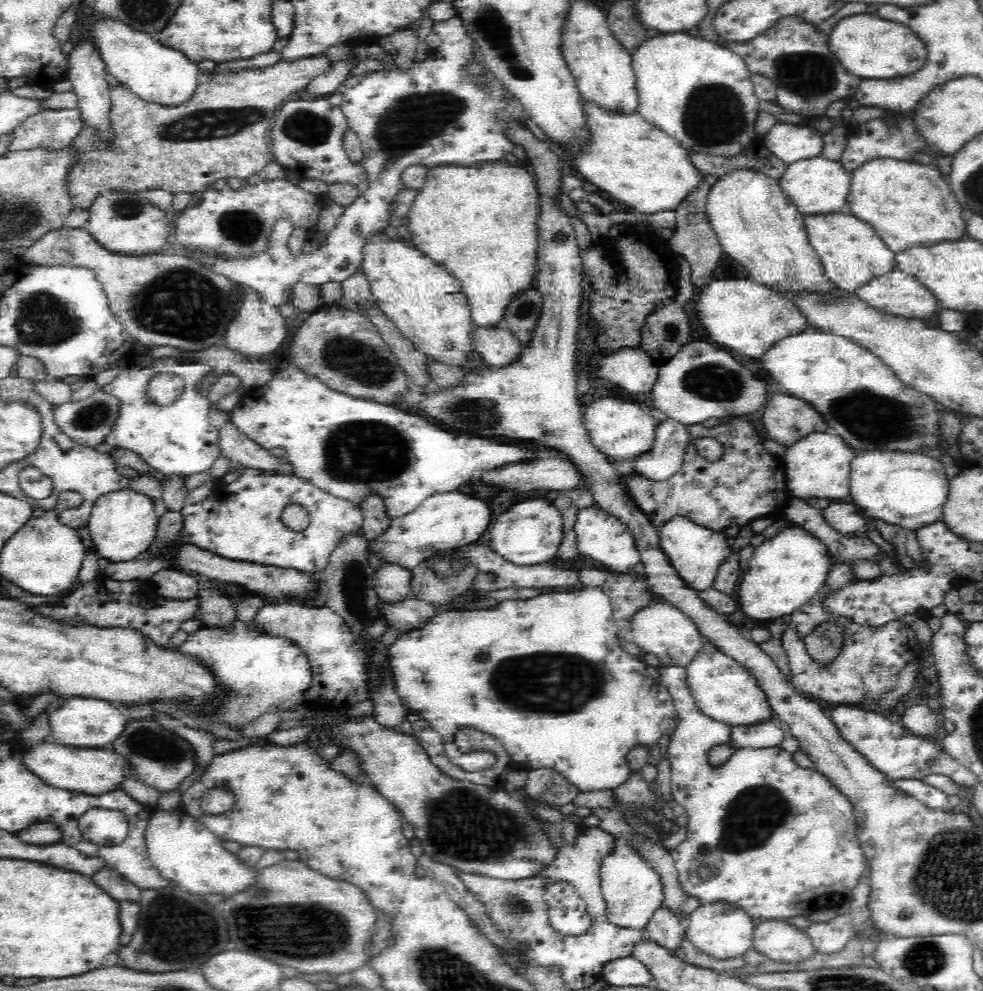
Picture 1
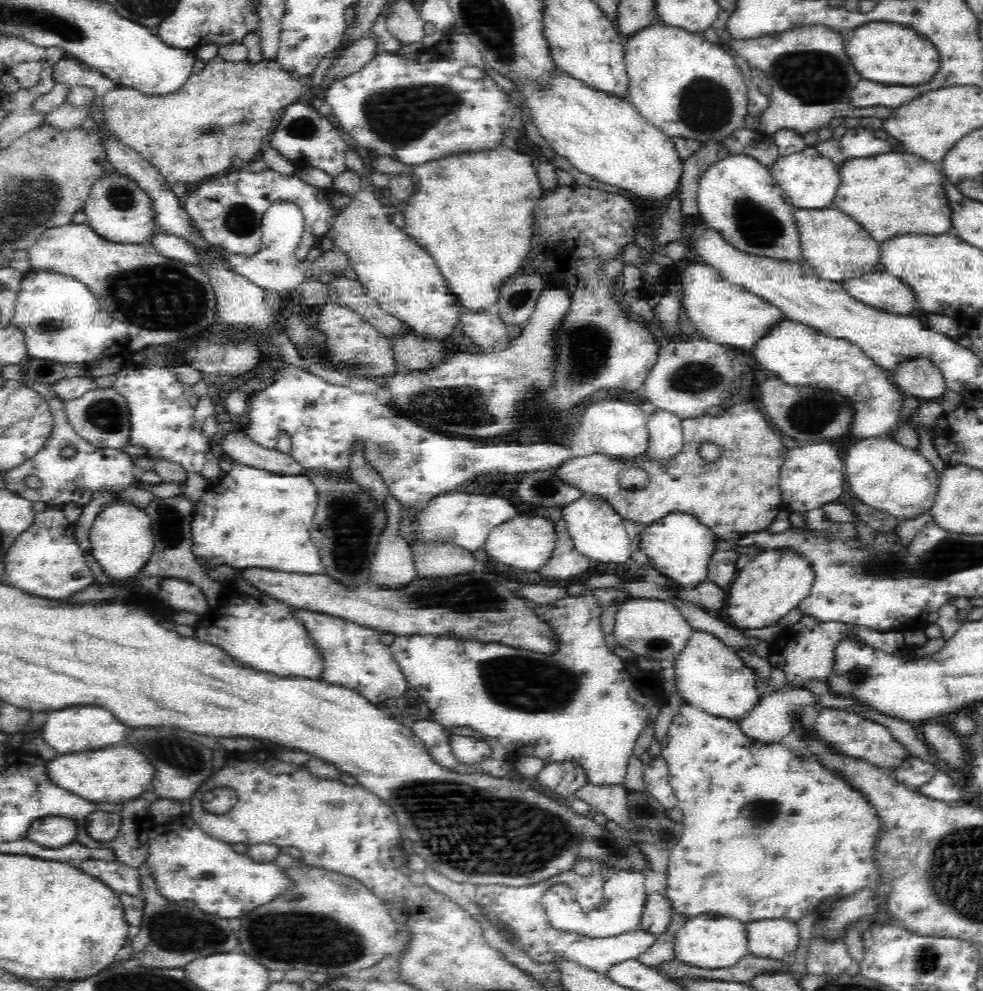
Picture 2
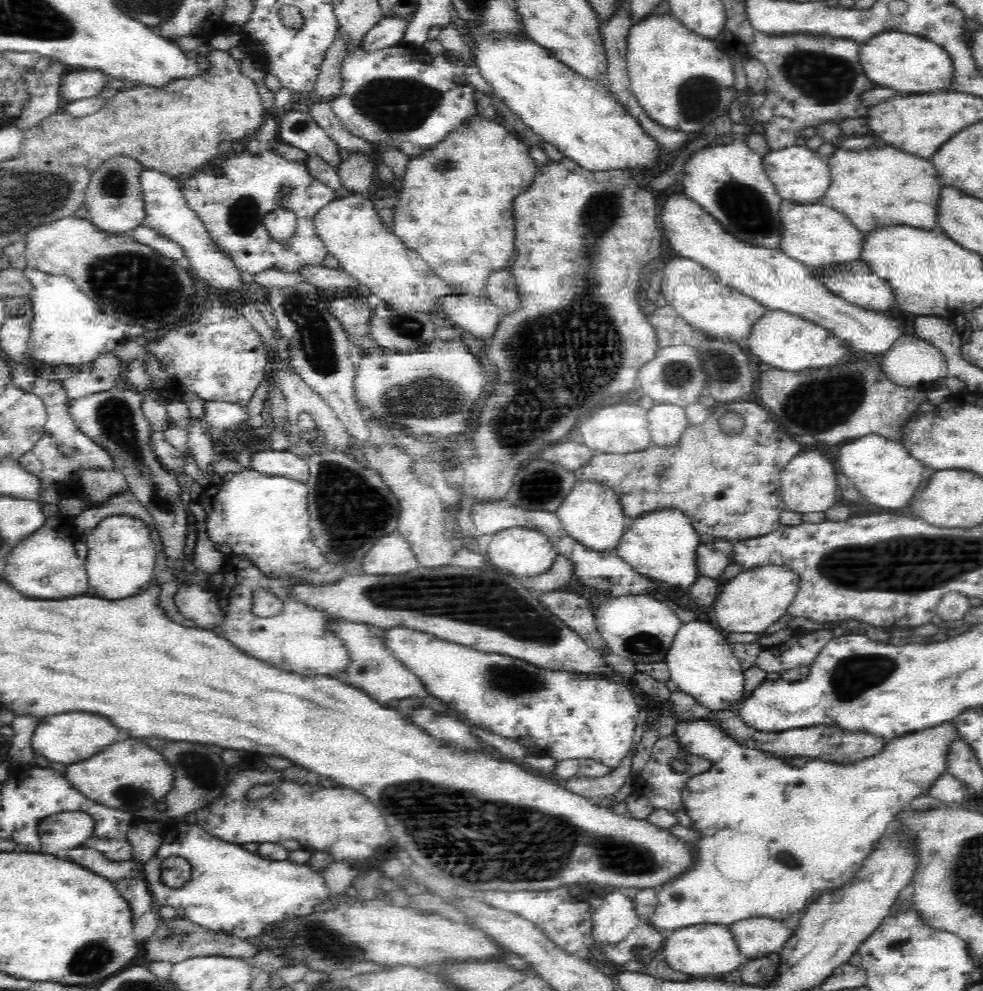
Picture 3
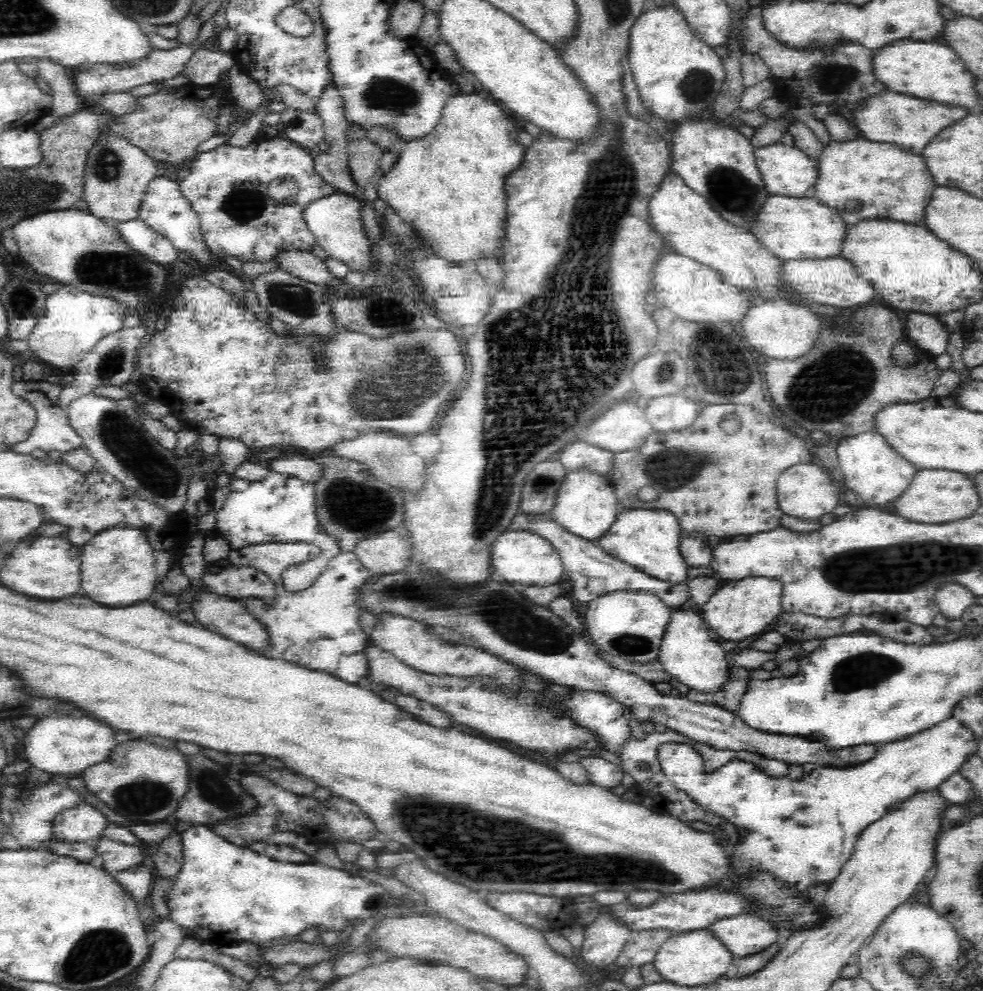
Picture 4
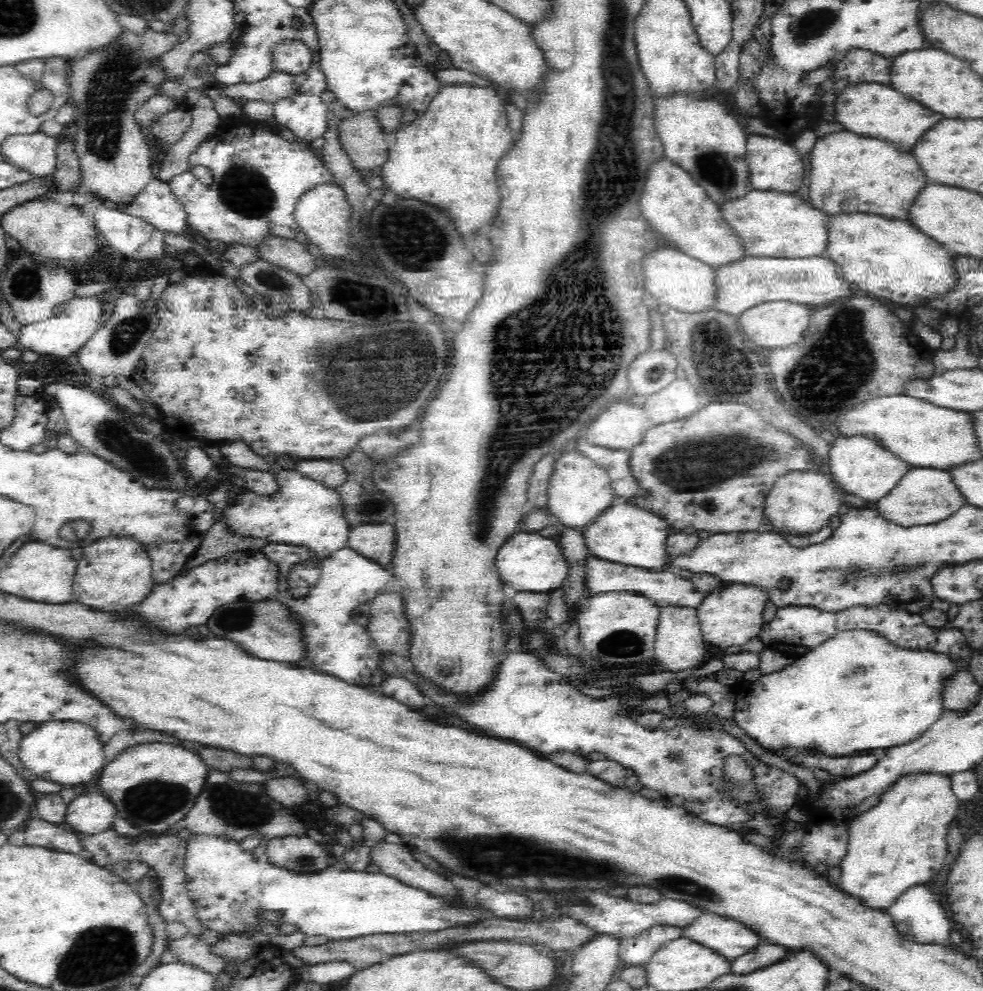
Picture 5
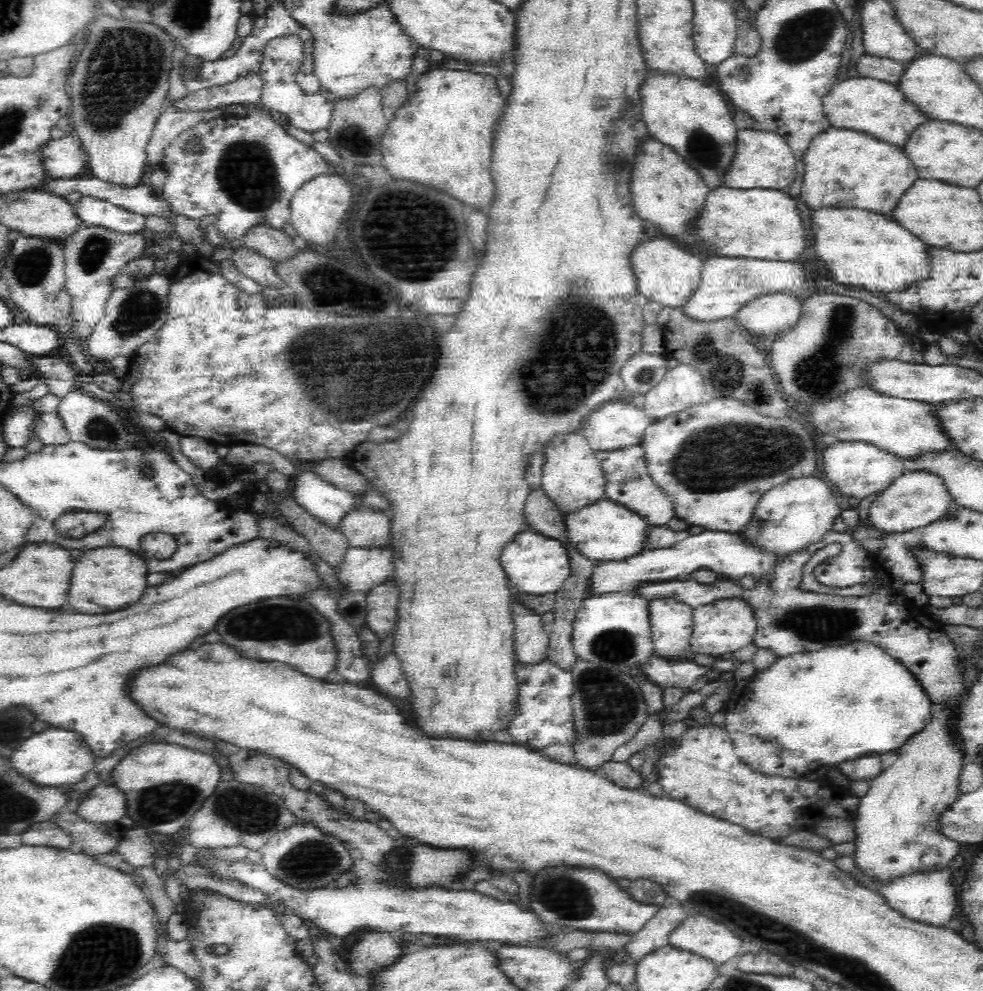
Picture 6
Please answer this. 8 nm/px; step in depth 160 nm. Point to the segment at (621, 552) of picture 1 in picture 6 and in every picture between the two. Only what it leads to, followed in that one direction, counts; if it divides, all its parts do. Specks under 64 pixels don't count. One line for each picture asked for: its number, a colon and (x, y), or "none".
2: (598, 532)
3: (591, 513)
4: (586, 505)
5: (578, 490)
6: (572, 477)

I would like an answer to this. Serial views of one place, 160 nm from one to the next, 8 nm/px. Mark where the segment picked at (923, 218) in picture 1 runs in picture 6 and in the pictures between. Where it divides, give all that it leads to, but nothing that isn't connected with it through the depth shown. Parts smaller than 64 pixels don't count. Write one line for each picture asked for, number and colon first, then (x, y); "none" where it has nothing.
2: (893, 193)
3: (879, 187)
4: (859, 180)
5: (848, 171)
6: (840, 165)

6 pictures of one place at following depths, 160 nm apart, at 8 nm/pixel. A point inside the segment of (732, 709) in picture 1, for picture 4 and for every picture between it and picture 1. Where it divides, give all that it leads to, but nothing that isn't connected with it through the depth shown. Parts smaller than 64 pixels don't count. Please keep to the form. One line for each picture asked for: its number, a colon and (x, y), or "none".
2: (711, 676)
3: (701, 662)
4: (687, 652)

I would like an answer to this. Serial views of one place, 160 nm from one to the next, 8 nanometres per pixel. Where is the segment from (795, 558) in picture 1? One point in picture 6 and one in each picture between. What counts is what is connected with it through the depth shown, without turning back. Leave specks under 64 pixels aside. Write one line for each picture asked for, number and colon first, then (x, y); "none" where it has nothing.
2: (771, 584)
3: (751, 602)
4: (739, 611)
5: (729, 617)
6: (724, 626)

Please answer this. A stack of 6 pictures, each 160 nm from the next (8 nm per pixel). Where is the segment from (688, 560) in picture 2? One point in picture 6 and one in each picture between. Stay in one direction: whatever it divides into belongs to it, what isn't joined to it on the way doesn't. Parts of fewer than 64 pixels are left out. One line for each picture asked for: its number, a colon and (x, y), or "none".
3: (661, 545)
4: (649, 540)
5: (625, 534)
6: (604, 531)

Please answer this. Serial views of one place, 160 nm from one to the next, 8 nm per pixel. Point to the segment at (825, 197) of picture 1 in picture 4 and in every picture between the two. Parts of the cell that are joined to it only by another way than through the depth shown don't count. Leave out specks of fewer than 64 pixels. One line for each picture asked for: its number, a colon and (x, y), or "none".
2: (808, 179)
3: (799, 175)
4: (785, 170)

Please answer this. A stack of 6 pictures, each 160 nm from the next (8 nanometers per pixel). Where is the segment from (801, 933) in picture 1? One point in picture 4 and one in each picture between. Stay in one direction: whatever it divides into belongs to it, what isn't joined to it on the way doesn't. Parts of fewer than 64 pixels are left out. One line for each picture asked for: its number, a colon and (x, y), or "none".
2: (777, 939)
3: (754, 937)
4: (743, 934)

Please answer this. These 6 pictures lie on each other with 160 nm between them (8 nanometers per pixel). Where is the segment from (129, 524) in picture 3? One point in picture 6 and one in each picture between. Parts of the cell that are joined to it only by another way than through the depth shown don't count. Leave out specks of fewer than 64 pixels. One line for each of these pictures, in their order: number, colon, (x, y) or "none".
4: (118, 566)
5: (112, 574)
6: (107, 580)

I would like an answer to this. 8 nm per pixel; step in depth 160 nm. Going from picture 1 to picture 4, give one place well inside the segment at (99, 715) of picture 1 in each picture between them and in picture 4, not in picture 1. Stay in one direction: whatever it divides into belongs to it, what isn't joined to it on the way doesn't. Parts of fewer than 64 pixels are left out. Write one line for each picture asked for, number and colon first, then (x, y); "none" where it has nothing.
2: (67, 731)
3: (68, 739)
4: (64, 746)

